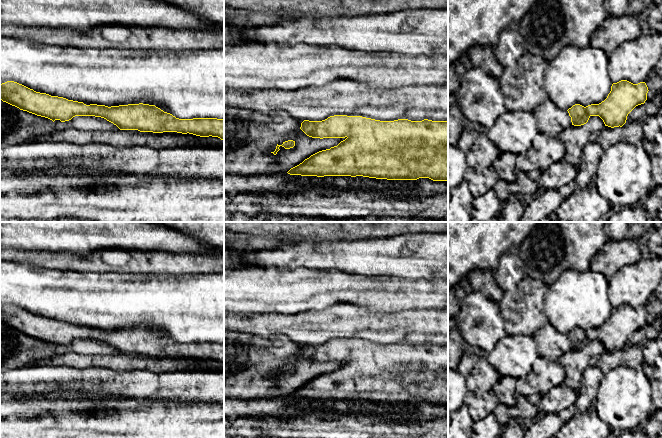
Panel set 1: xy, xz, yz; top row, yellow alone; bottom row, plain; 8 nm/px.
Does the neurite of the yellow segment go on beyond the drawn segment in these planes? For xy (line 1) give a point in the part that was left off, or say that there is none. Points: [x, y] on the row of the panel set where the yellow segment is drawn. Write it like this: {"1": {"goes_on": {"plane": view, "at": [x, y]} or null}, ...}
{"1": {"goes_on": null}}

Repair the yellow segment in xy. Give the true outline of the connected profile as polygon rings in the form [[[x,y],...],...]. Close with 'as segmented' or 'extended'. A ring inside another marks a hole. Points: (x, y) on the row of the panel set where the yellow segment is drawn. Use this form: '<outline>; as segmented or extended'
[[[14,81],[0,84],[0,99],[20,110],[48,118],[53,122],[69,121],[75,116],[95,116],[106,119],[120,130],[189,133],[200,137],[218,137],[224,141],[224,119],[179,119],[155,105],[86,105],[83,102],[36,92]]]; as segmented

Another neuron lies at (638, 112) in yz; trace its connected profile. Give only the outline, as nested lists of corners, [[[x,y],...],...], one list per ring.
[[[644,104],[638,105],[628,114],[626,123],[640,121],[645,116],[647,116],[645,105]]]

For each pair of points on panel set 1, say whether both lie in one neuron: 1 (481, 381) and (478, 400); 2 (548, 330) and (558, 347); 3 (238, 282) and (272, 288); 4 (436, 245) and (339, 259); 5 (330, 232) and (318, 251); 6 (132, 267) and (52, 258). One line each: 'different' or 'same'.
1: different
2: same
3: same
4: same
5: different
6: same

